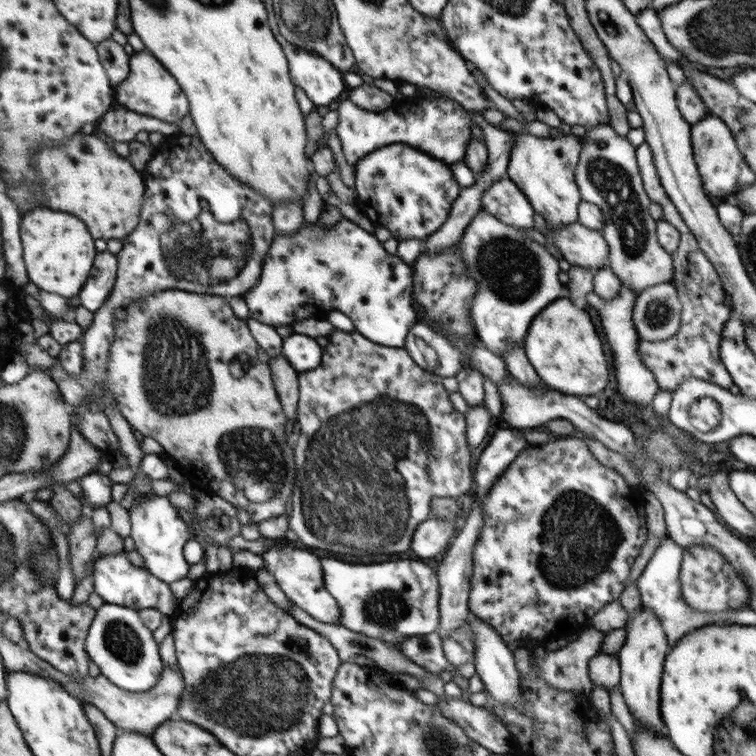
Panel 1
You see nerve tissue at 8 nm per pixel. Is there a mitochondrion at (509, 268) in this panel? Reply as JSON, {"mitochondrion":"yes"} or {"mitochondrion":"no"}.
{"mitochondrion":"yes"}

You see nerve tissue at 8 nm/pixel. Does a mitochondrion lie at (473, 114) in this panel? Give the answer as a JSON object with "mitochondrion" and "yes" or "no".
{"mitochondrion":"no"}

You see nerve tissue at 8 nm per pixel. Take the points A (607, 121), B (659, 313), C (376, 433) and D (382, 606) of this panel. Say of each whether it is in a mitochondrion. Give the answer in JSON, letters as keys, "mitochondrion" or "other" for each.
{"A":"other","B":"mitochondrion","C":"mitochondrion","D":"mitochondrion"}

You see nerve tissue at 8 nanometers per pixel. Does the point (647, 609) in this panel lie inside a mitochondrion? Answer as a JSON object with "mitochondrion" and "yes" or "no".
{"mitochondrion":"no"}

